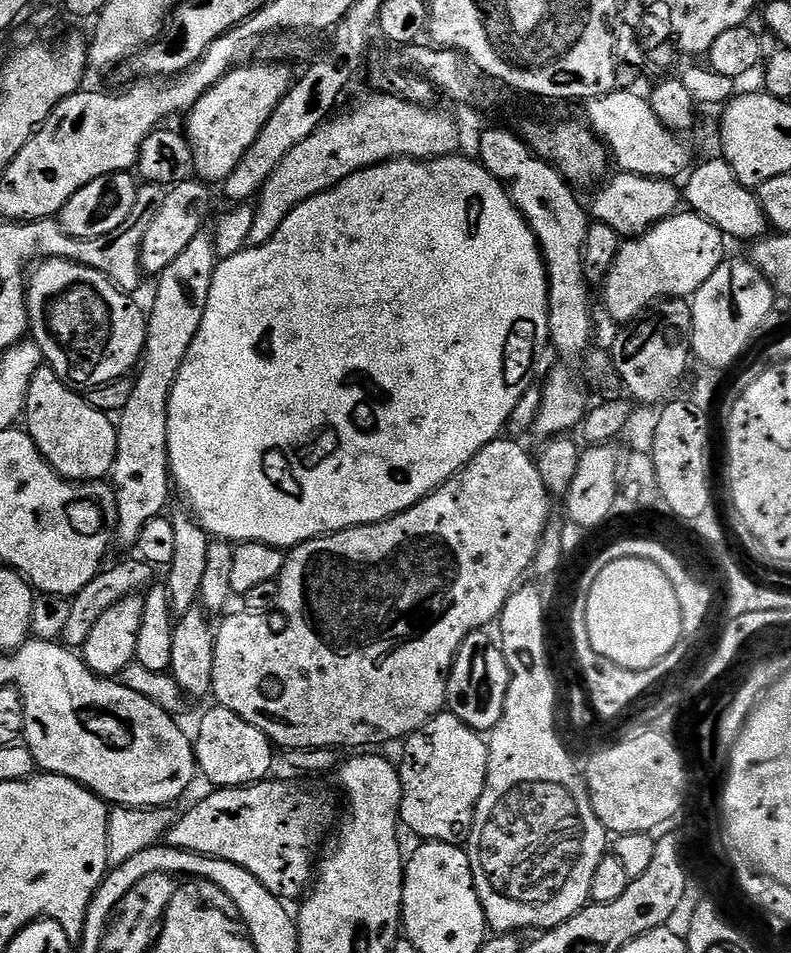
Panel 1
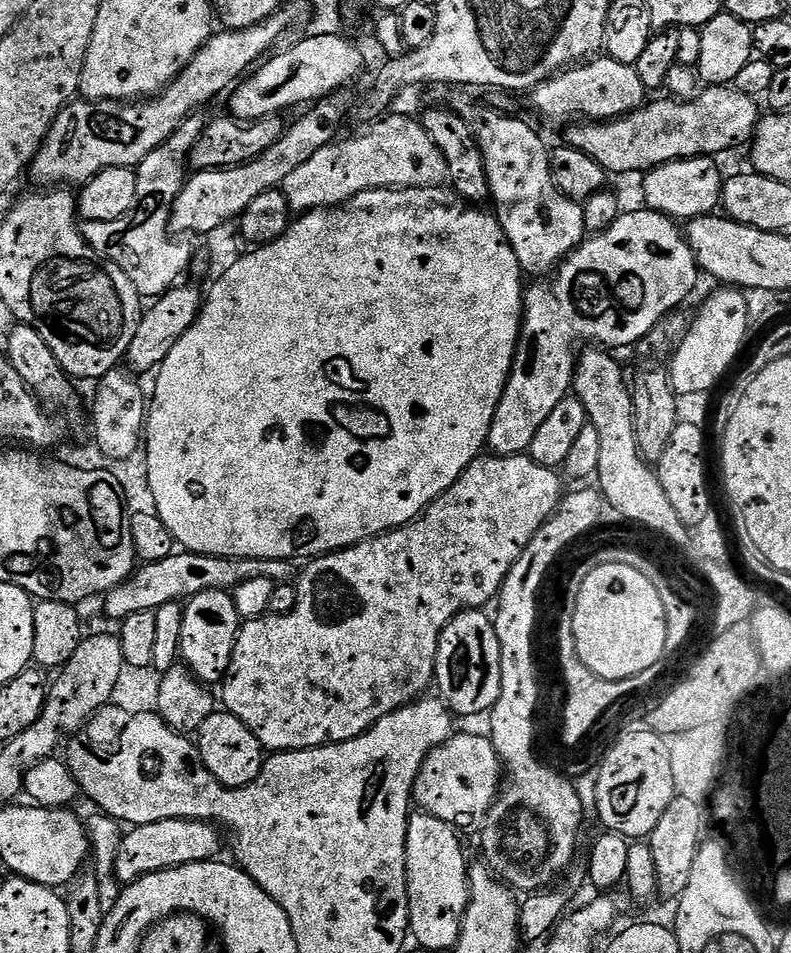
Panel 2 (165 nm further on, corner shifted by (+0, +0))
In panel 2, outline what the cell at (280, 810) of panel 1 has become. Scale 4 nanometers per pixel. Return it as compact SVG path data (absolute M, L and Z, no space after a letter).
M163 820L137 824L123 833L118 850L116 876L121 885L127 886L151 872L211 860L220 848L219 835L221 836L221 833L217 825L206 820Z

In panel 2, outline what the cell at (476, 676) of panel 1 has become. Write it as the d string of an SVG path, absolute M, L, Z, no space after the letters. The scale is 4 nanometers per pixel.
M484 610L459 612L440 636L434 684L437 689L440 687L439 695L457 717L491 713L502 690L500 643L493 617L486 613Z

